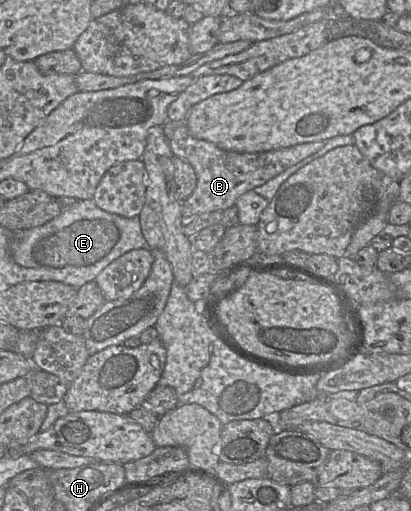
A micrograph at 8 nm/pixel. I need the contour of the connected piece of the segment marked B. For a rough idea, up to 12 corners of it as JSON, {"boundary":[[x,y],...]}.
{"boundary":[[175,123],[173,155],[197,184],[183,218],[224,211],[319,151],[325,141],[265,152],[222,149]]}

